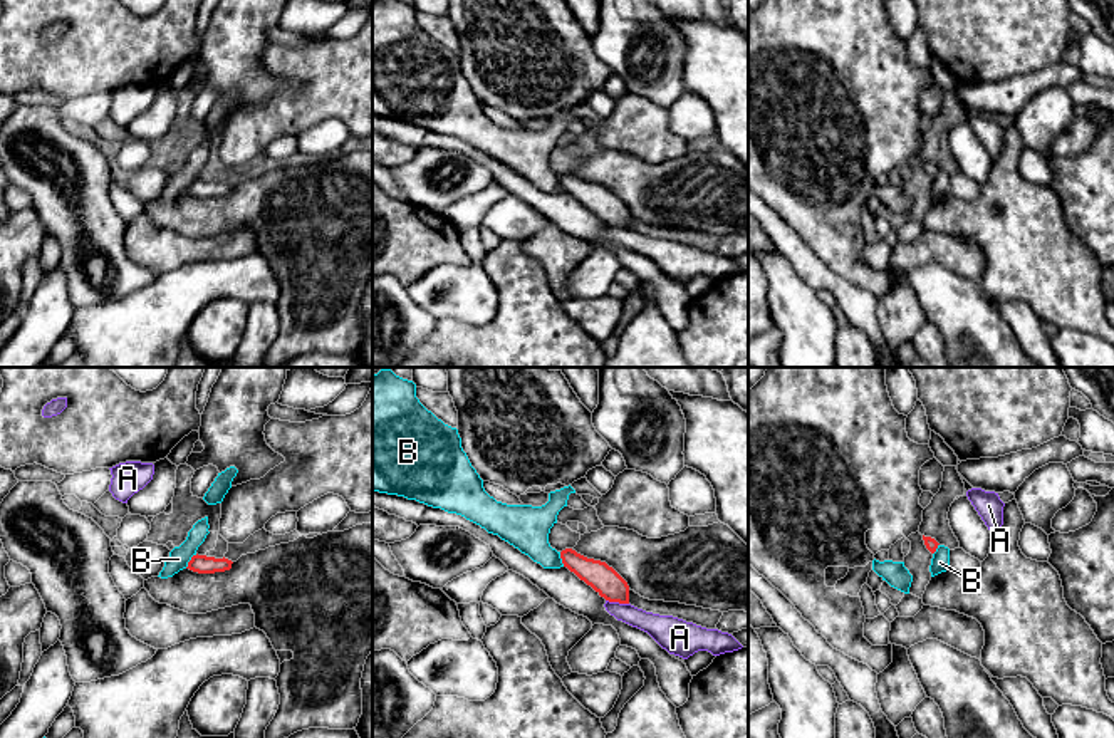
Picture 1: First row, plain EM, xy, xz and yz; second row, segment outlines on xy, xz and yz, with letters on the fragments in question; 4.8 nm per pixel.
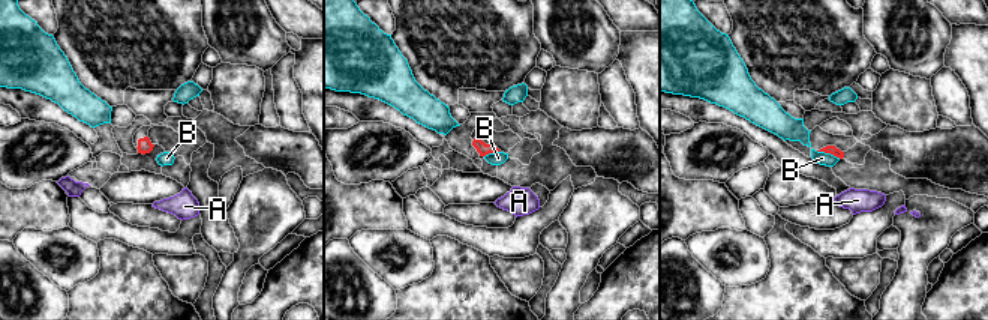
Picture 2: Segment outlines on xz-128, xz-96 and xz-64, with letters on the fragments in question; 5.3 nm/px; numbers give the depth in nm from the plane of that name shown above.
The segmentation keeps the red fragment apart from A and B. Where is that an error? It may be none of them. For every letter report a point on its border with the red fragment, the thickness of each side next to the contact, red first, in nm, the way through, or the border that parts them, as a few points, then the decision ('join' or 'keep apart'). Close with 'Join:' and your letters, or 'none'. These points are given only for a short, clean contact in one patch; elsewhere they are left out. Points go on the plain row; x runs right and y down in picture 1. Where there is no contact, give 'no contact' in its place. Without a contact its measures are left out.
A: xz (618, 225) | 140/130 nm | along xz (606, 223), (628, 228) | keep apart
B: xy (190, 185) | 90/100 nm | along xy (197, 178), (185, 192) | keep apart
Join: none

